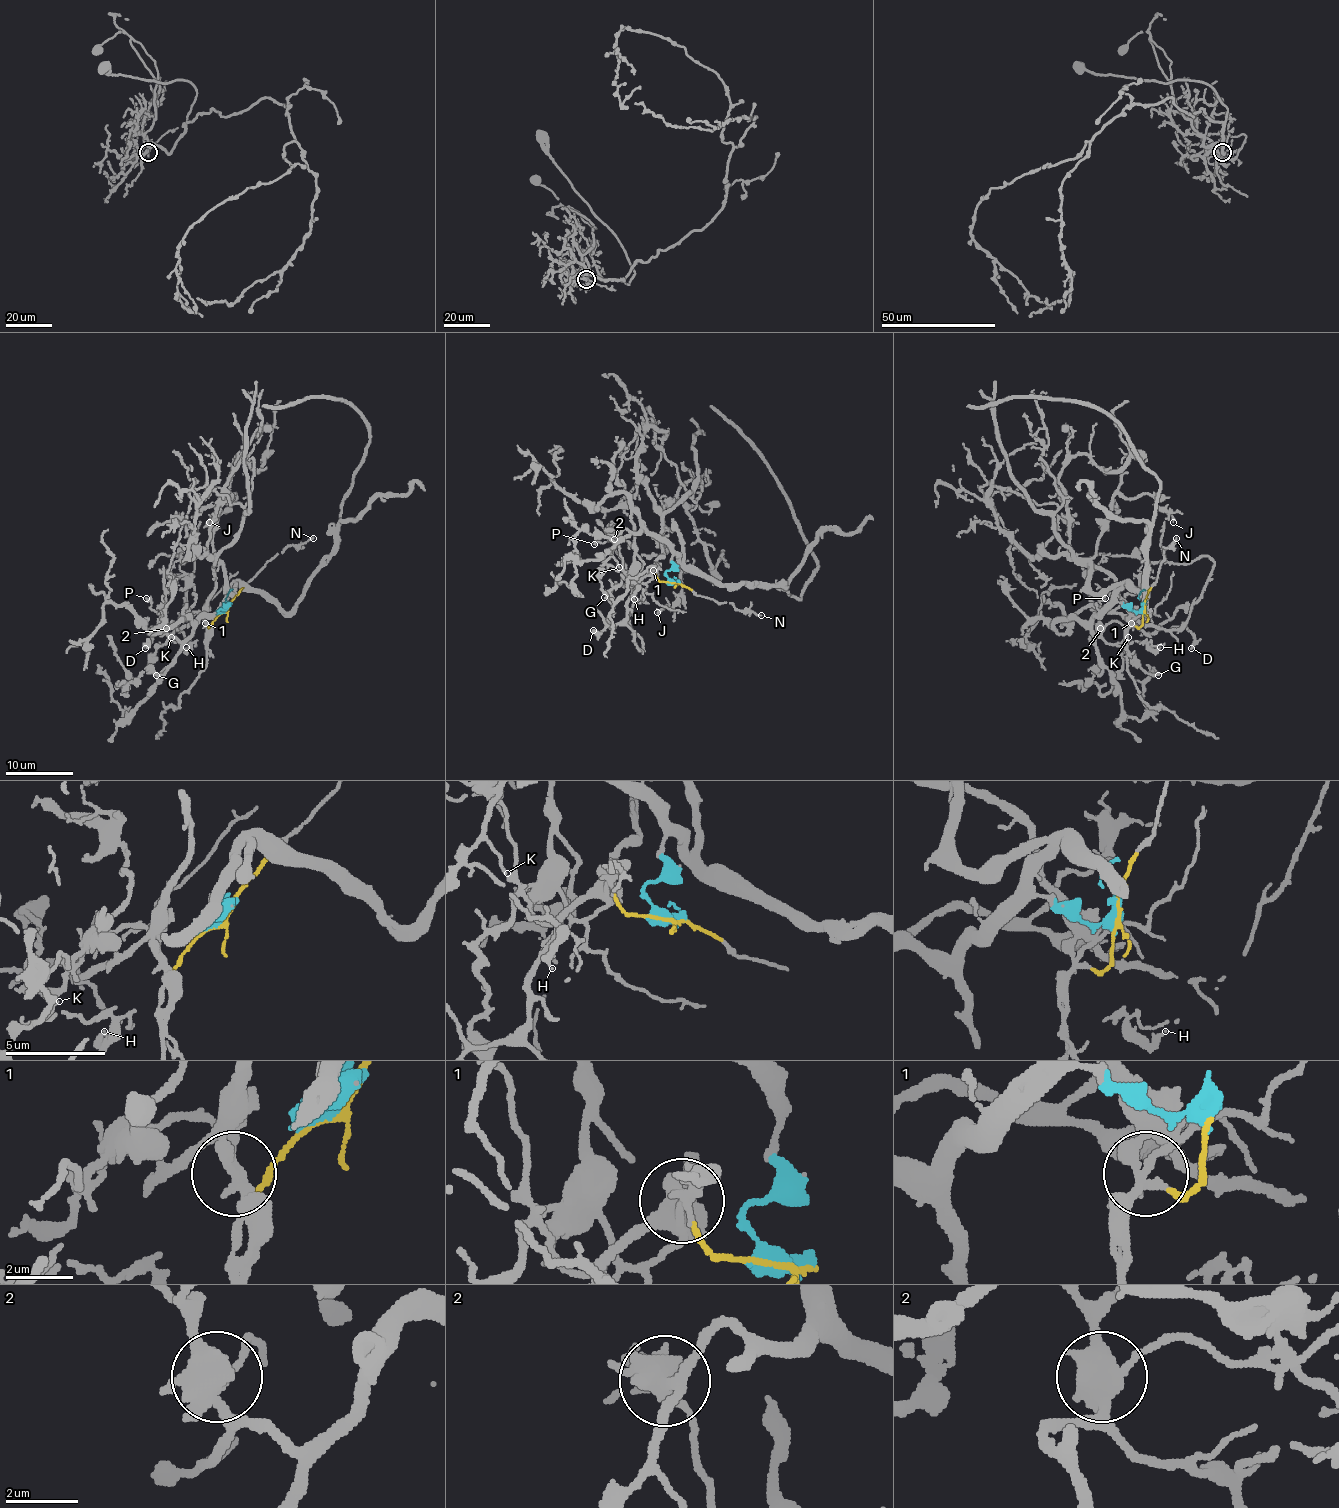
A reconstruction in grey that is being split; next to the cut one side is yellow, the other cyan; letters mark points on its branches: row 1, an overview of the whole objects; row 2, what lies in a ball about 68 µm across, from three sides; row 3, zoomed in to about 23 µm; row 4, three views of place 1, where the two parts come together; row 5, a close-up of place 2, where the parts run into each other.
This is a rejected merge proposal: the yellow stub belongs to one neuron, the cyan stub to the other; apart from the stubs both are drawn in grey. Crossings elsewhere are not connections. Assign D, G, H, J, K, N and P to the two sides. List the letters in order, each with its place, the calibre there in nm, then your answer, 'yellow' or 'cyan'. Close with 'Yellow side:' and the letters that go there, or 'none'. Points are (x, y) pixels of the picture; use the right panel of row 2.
D: place (1191, 648); calibre 320 nm; yellow
G: place (1158, 675); calibre 280 nm; cyan
H: place (1160, 647); calibre 280 nm; cyan
J: place (1173, 522); calibre 190 nm; cyan
K: place (1128, 637); calibre 110 nm; cyan
N: place (1176, 538); calibre 140 nm; yellow
P: place (1105, 598); calibre 240 nm; cyan
Yellow side: D, N

